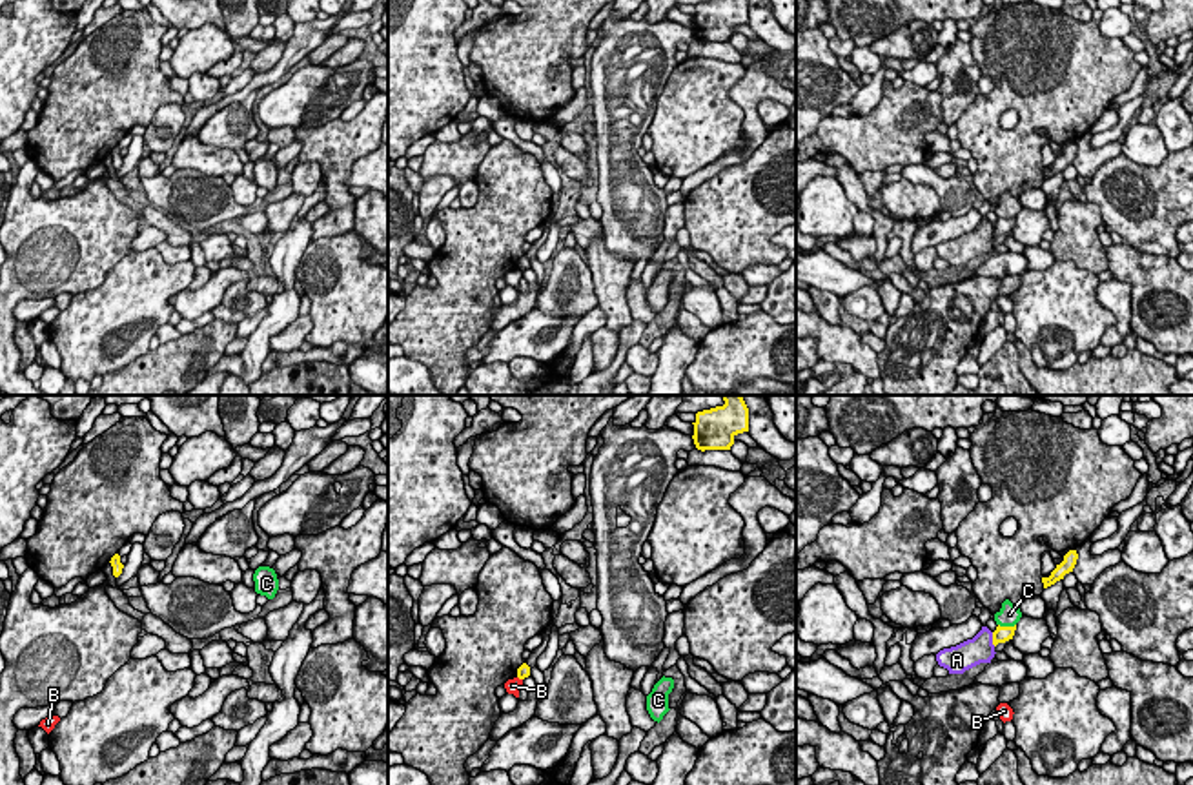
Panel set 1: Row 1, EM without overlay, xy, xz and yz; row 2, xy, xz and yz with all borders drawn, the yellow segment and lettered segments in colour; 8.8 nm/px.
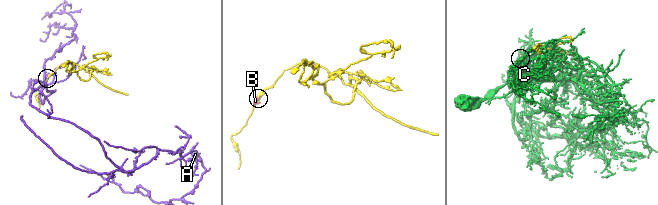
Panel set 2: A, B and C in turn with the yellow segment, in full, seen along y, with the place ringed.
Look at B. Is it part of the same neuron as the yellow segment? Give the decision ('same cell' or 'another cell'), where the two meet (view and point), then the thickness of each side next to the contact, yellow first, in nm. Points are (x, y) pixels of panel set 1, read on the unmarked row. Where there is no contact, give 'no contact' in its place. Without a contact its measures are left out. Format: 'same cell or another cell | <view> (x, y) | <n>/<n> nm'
another cell | xz (520, 270) | 120/130 nm

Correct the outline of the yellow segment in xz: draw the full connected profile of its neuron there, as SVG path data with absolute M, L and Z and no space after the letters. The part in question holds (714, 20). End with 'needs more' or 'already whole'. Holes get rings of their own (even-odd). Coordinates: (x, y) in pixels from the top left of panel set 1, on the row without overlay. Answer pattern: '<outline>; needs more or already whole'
M710 0L696 5L694 36L698 42L730 42L738 25L749 24L749 0Z; already whole

